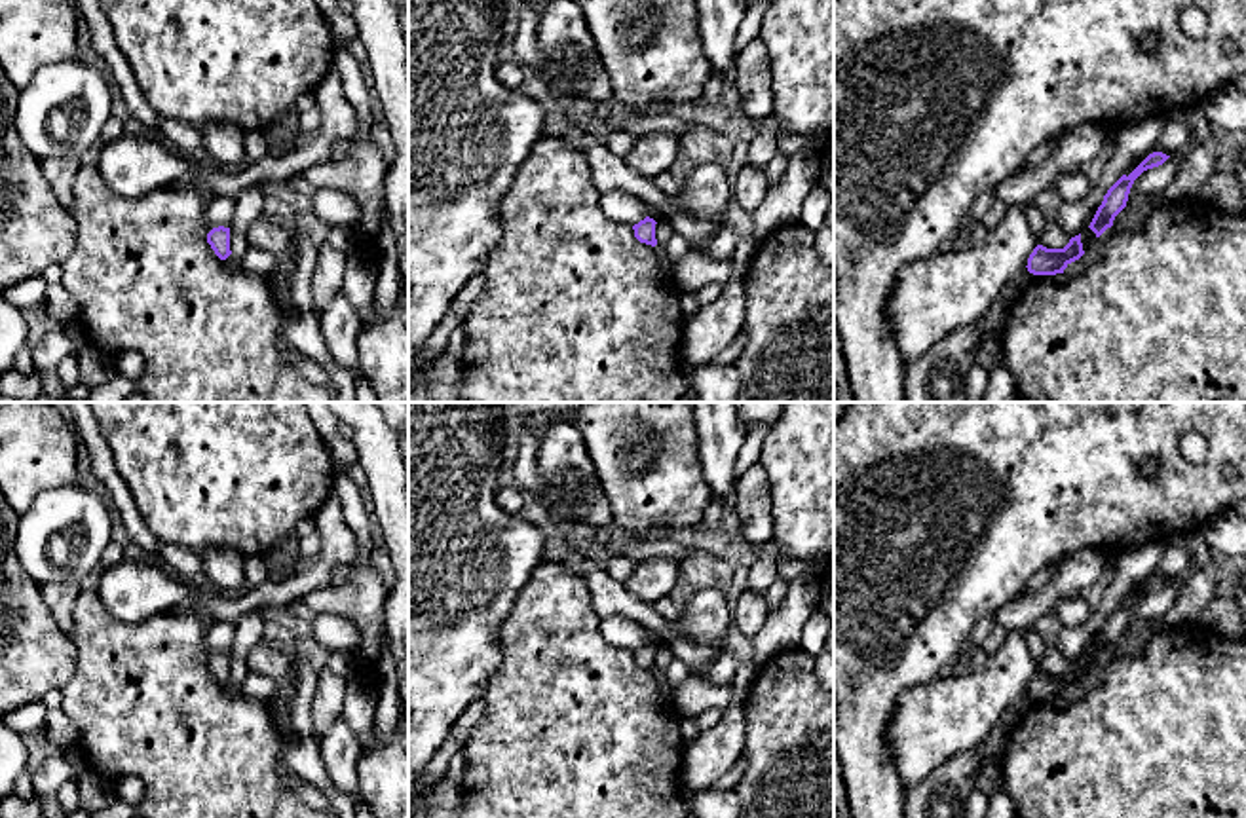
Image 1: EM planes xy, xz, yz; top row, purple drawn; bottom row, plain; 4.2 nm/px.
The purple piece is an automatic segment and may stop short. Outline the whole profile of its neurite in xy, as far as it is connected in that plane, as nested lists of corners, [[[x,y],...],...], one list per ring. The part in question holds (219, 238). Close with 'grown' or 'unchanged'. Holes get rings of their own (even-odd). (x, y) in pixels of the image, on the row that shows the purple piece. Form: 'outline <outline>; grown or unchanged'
outline [[[224,226],[213,228],[207,233],[207,243],[211,245],[211,249],[215,251],[215,254],[220,260],[226,260],[232,254],[232,251],[230,251],[230,228],[224,228]]]; unchanged

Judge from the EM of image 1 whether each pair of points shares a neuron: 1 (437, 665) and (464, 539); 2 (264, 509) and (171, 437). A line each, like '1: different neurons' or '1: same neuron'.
1: same neuron
2: same neuron

